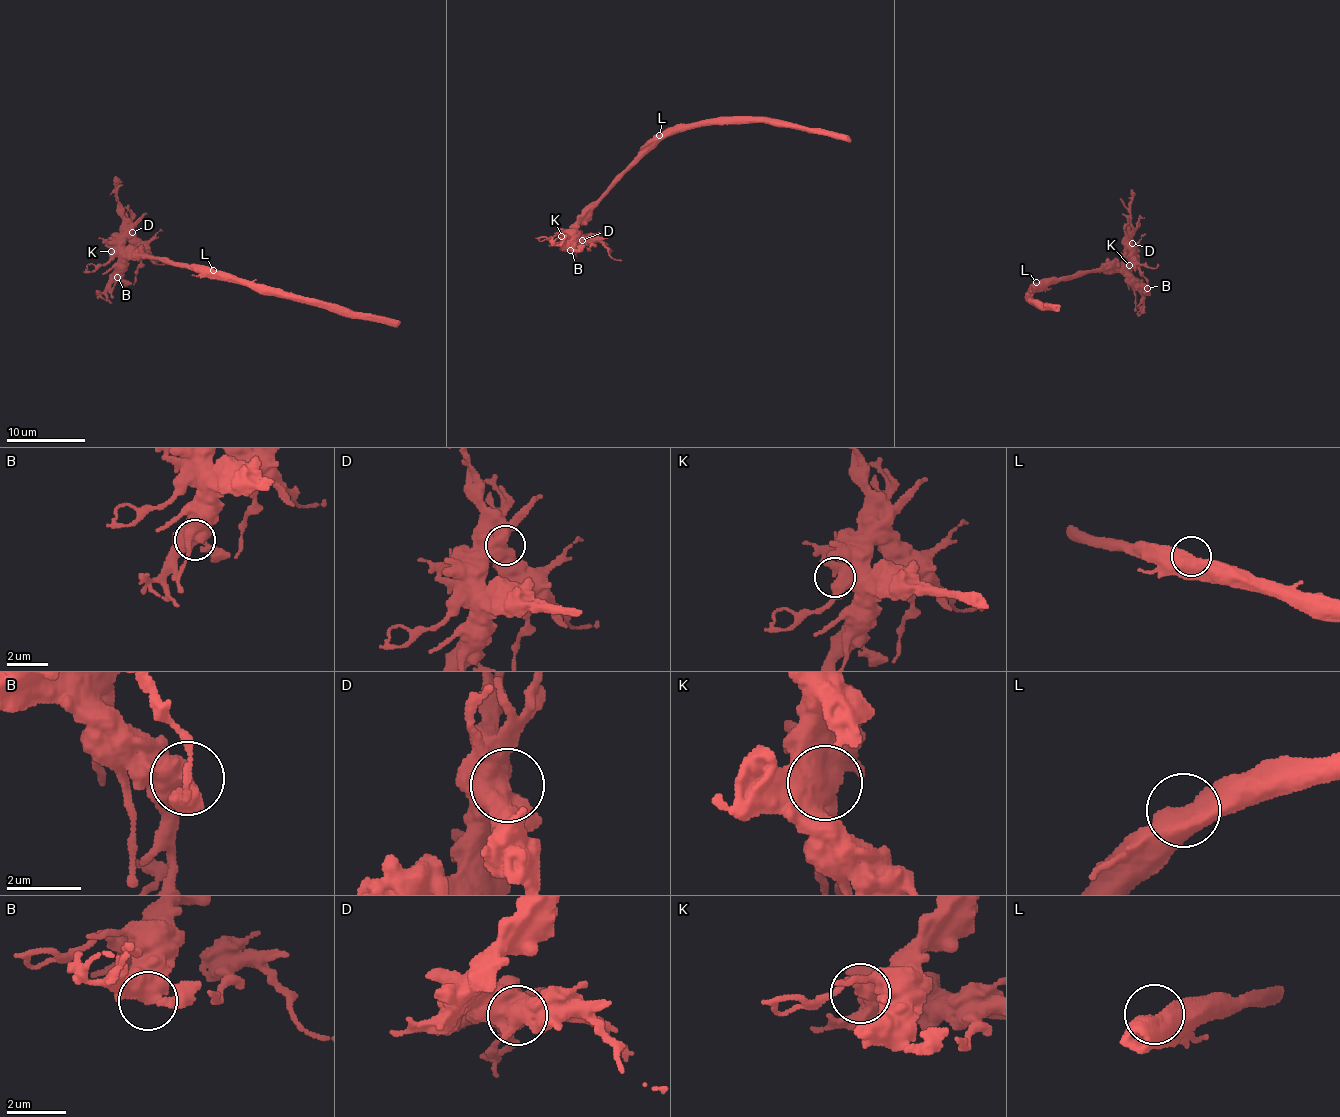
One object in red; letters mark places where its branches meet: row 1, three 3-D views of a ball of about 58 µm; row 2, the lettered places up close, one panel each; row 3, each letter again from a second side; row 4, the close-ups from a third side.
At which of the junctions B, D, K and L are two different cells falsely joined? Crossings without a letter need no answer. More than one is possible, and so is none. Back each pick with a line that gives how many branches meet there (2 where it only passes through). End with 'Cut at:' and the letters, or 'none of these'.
Cut at: none of these

